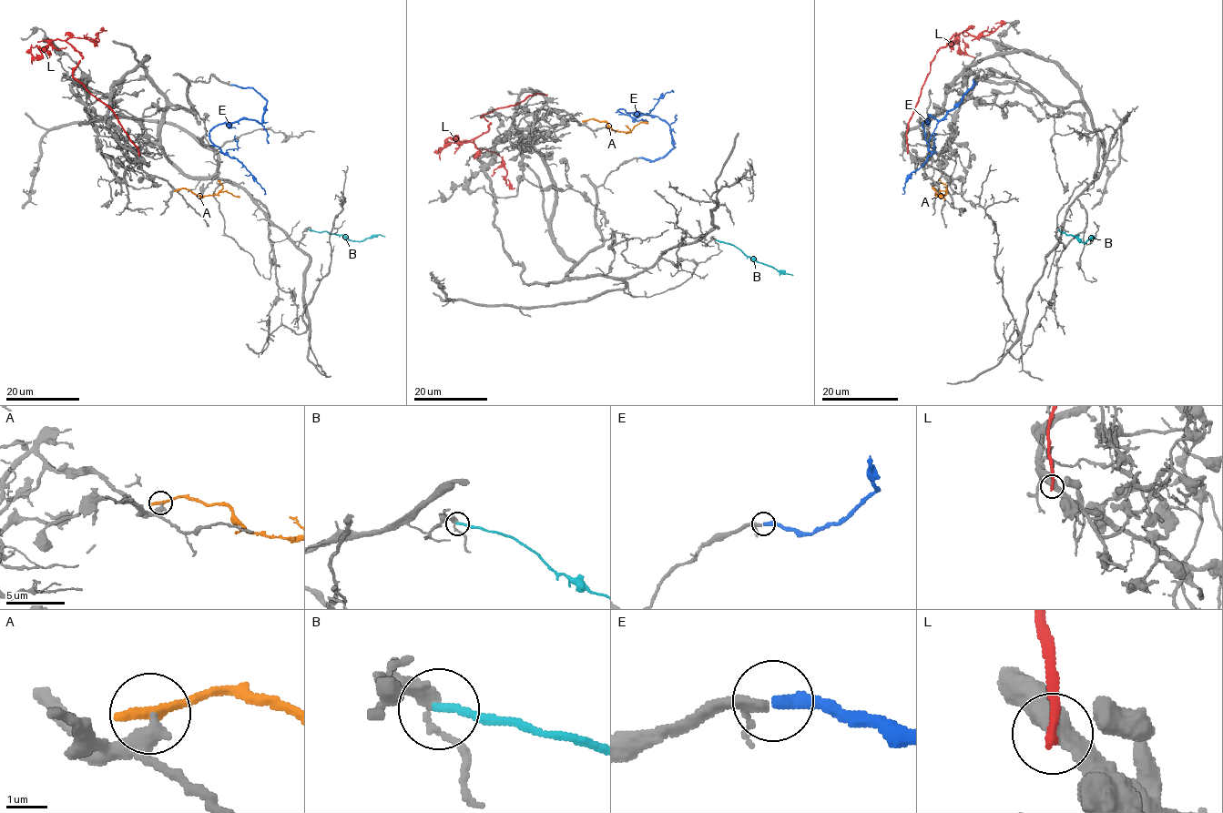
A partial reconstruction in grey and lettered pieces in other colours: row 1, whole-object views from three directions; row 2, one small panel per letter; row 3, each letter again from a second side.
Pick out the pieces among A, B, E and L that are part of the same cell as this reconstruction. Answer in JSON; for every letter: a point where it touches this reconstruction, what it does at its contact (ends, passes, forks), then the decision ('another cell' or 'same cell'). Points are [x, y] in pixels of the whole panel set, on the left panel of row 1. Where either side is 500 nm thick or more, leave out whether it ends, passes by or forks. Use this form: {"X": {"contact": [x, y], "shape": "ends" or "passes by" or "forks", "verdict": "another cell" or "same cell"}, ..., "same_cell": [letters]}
{"A": {"contact": [177, 189], "shape": "ends", "verdict": "another cell"}, "B": {"contact": [308, 228], "shape": "ends", "verdict": "another cell"}, "E": {"contact": [231, 85], "shape": "ends", "verdict": "same cell"}, "L": {"contact": [138, 154], "shape": "ends", "verdict": "another cell"}, "same_cell": ["E"]}

